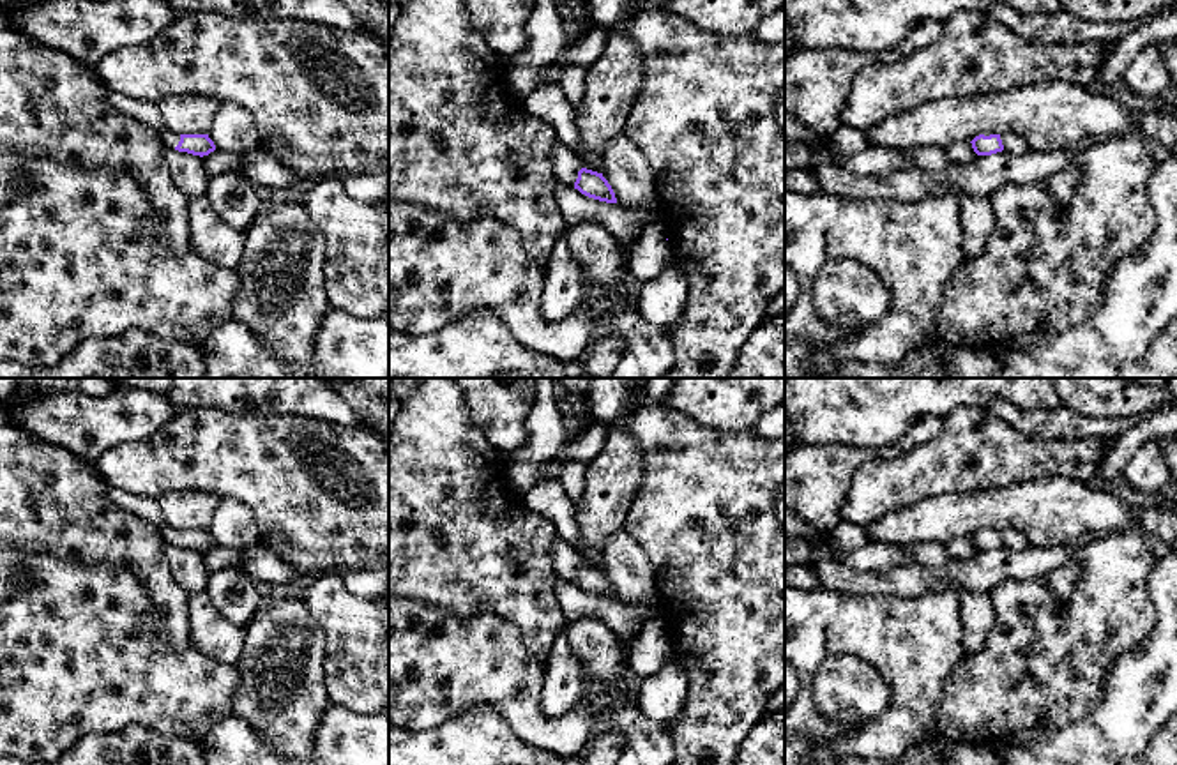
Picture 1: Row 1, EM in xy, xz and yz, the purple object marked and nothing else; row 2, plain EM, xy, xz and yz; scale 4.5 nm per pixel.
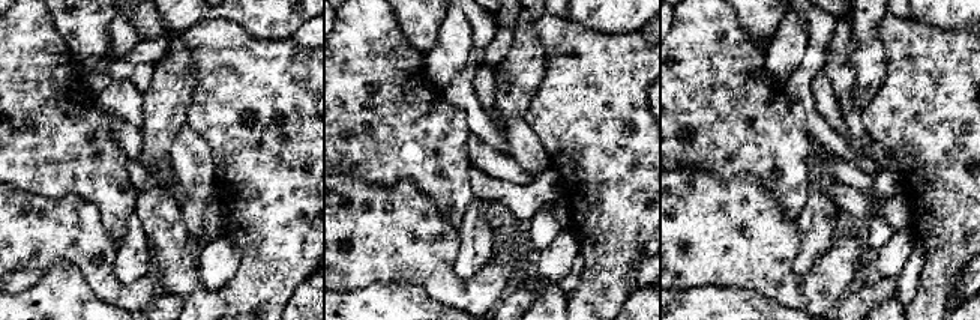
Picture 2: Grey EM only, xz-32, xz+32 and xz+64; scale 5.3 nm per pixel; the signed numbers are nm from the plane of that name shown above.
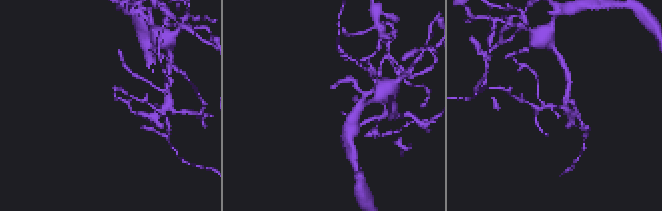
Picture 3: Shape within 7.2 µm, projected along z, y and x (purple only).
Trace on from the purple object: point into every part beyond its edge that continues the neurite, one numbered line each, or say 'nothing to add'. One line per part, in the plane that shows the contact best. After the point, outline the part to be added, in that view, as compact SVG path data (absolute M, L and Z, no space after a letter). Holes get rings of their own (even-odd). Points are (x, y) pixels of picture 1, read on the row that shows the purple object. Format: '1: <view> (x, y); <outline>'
1: xz (564, 161); M555 140L550 157L557 180L560 184L574 186L578 171L585 168L583 163L578 161L574 150Z

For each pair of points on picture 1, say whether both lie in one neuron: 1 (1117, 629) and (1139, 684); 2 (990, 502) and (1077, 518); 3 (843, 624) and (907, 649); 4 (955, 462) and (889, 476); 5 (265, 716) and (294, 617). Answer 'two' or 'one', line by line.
1: two
2: one
3: one
4: one
5: one

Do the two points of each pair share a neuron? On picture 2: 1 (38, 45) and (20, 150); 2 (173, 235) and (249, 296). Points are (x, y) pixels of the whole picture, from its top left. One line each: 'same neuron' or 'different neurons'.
1: same neuron
2: different neurons

